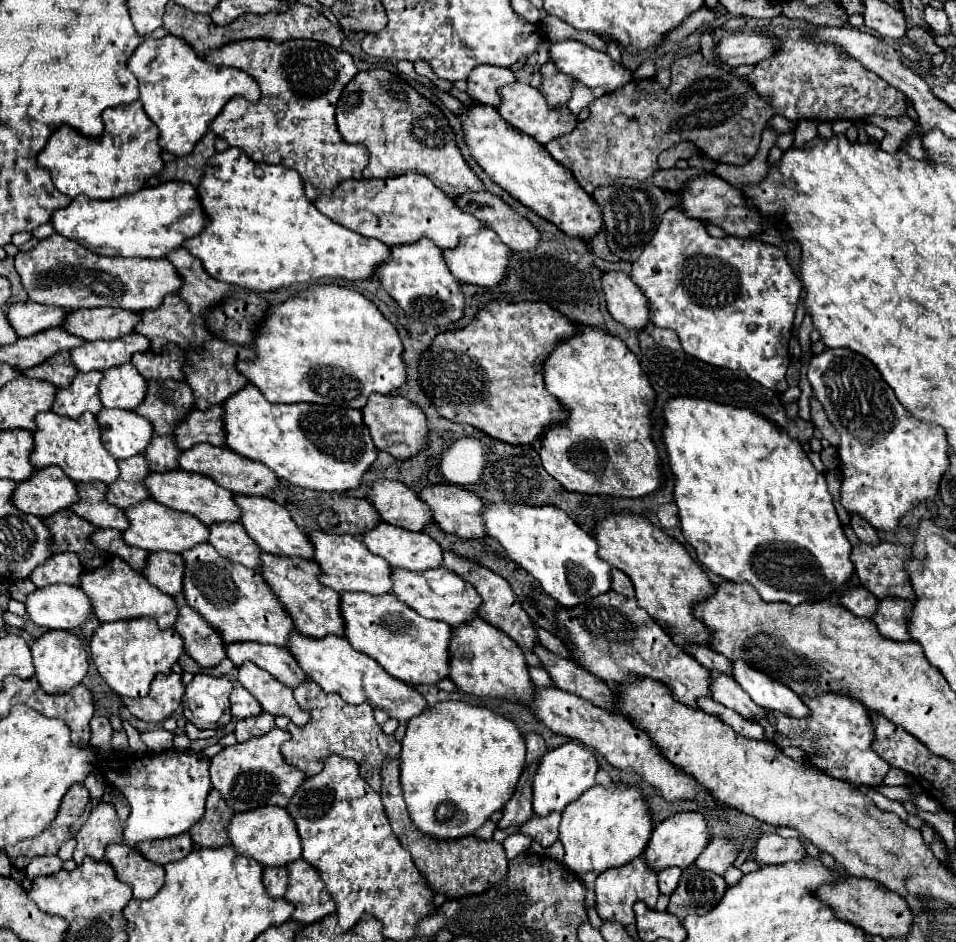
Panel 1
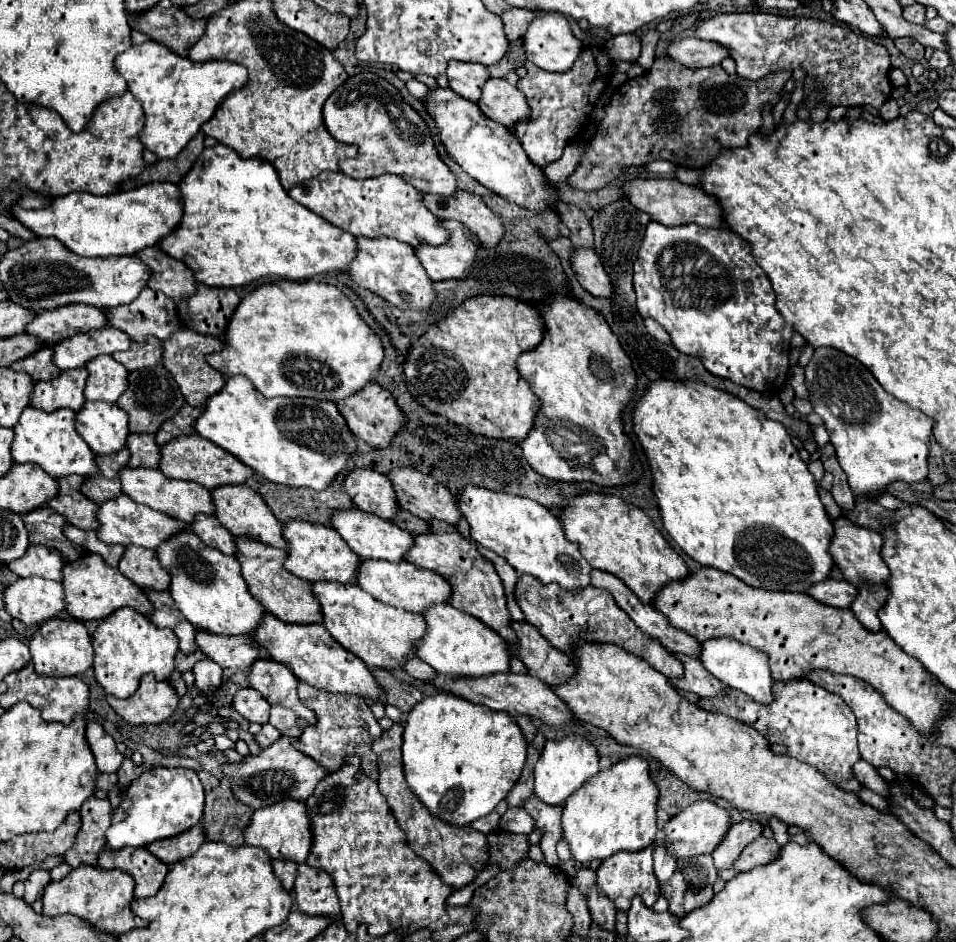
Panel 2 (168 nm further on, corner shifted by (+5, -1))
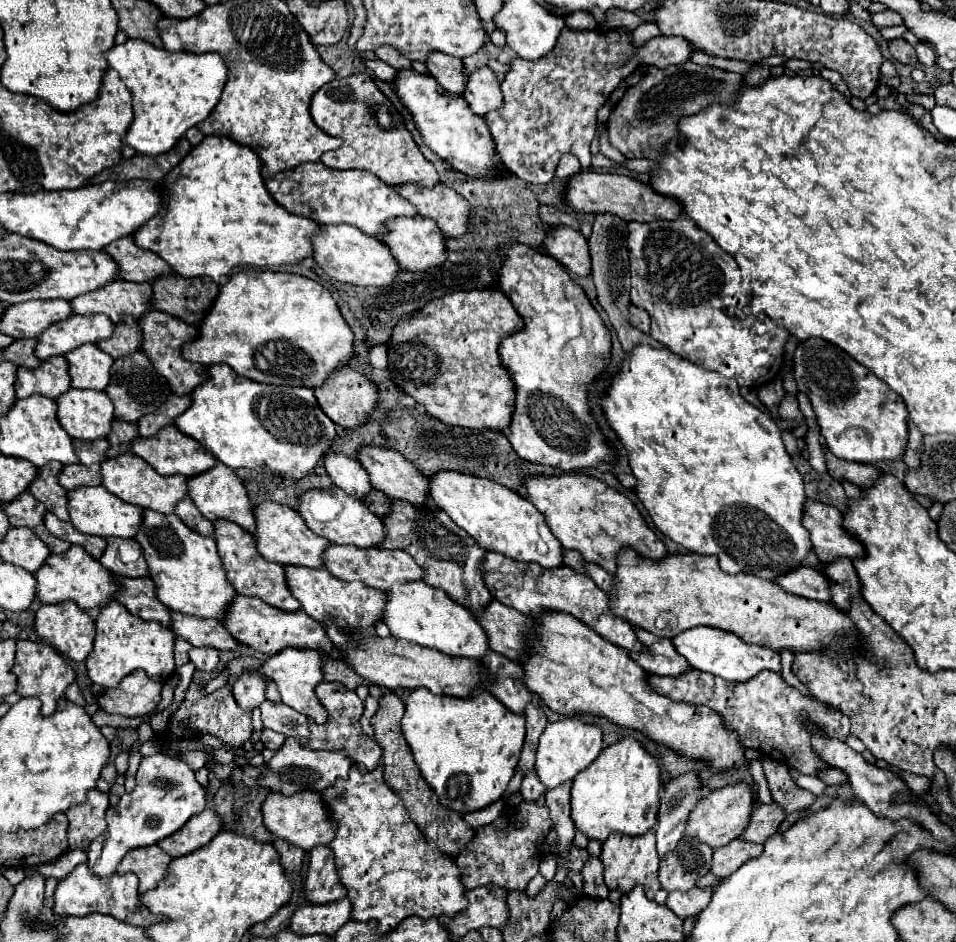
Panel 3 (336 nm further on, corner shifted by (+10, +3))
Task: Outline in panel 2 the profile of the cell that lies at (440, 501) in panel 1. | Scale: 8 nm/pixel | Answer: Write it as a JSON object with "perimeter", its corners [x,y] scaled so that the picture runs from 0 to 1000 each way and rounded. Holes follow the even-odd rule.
{"perimeter":[[[422,496],[411,498],[407,502],[407,508],[411,513],[419,540],[436,547],[447,555],[465,553],[474,559],[480,555],[482,542],[478,538],[478,528],[451,504]]]}

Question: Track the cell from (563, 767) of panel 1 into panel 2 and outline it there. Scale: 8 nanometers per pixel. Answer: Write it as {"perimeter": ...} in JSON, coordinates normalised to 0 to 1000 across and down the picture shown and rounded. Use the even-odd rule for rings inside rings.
{"perimeter":[[[593,780],[587,787],[572,787],[560,812],[560,844],[572,855],[587,855],[624,818],[627,818],[627,804],[622,793],[614,785],[606,780]]]}

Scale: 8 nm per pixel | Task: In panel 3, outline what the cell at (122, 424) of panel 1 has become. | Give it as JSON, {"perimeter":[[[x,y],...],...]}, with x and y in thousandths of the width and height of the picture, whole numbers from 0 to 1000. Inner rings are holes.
{"perimeter":[[[71,413],[59,421],[59,430],[63,451],[77,466],[107,466],[117,453],[117,426],[109,415]]]}

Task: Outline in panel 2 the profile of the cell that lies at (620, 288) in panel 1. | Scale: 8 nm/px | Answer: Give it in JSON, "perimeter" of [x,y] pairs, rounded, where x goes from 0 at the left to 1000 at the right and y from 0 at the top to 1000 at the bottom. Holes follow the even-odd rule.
{"perimeter":[[[601,264],[597,271],[599,288],[610,307],[614,307],[620,315],[639,317],[641,315],[641,300],[633,290],[627,273],[620,264]]]}

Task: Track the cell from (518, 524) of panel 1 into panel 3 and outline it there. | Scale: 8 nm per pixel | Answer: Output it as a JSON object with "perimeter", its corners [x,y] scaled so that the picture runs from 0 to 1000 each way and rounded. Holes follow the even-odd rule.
{"perimeter":[[[460,500],[450,508],[450,528],[508,585],[521,585],[540,596],[559,596],[569,604],[588,600],[588,579],[573,562],[567,545],[536,519],[498,504]]]}

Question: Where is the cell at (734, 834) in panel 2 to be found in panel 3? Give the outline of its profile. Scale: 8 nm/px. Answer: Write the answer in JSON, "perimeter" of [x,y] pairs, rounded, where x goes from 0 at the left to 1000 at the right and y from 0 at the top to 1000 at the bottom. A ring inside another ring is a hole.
{"perimeter":[[[795,852],[789,859],[785,867],[785,876],[774,891],[787,893],[787,895],[799,895],[803,889],[814,884],[820,869],[822,869],[822,863],[814,852],[805,852],[805,855]]]}

